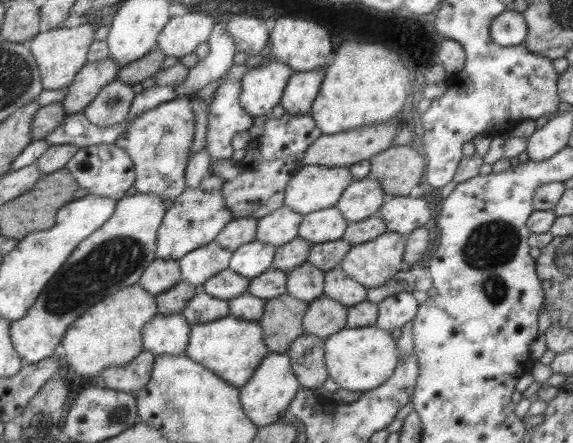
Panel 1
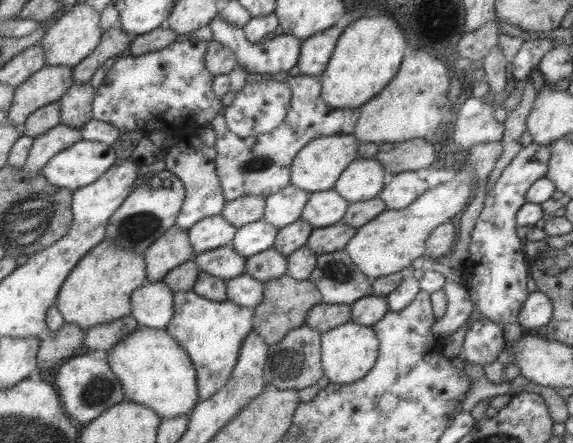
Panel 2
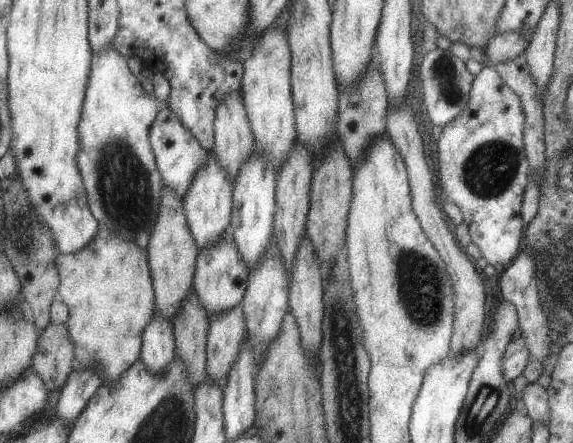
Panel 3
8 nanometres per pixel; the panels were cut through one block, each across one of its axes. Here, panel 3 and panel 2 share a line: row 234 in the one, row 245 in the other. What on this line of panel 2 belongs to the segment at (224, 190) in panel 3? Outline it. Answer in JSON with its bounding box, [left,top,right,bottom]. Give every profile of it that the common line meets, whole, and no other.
[186,215,236,258]

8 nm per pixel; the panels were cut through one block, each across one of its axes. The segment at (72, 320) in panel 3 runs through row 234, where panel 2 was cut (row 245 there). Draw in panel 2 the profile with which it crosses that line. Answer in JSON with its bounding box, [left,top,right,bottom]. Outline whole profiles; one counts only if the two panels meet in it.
[54,238,147,331]

